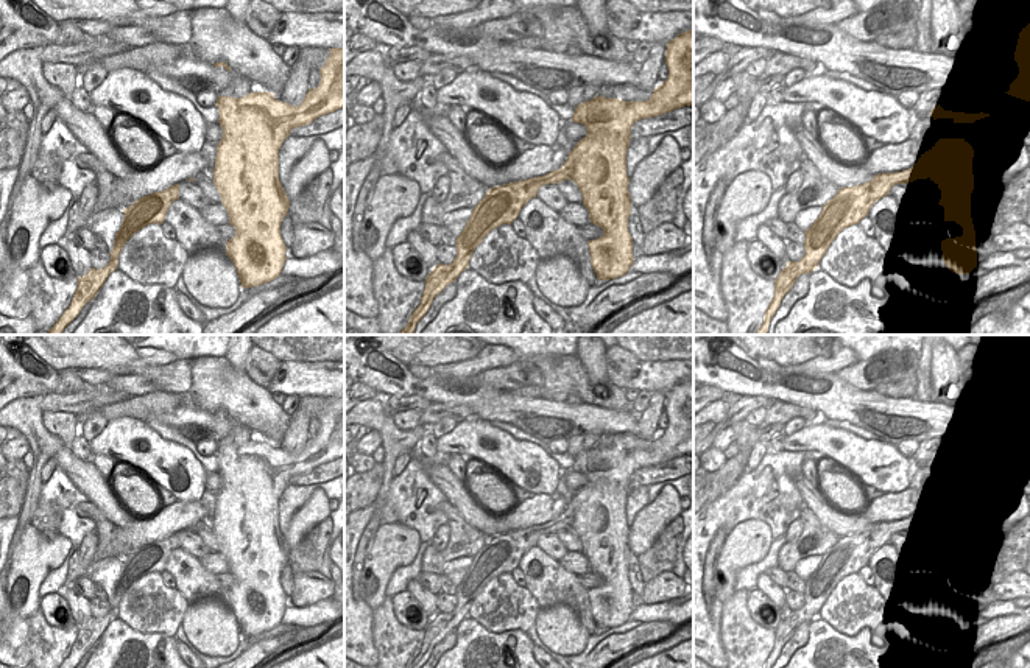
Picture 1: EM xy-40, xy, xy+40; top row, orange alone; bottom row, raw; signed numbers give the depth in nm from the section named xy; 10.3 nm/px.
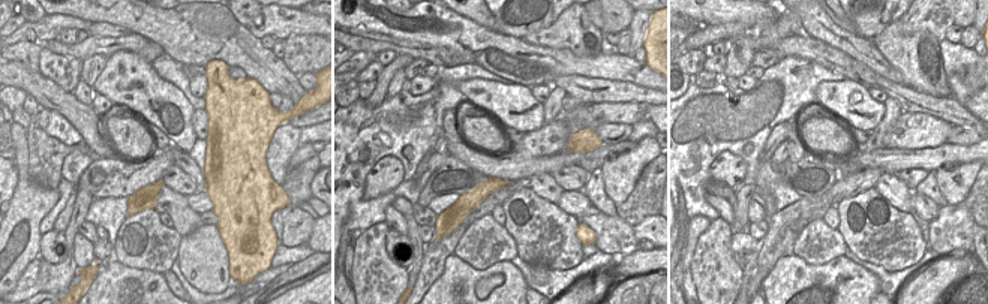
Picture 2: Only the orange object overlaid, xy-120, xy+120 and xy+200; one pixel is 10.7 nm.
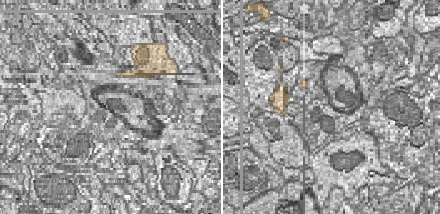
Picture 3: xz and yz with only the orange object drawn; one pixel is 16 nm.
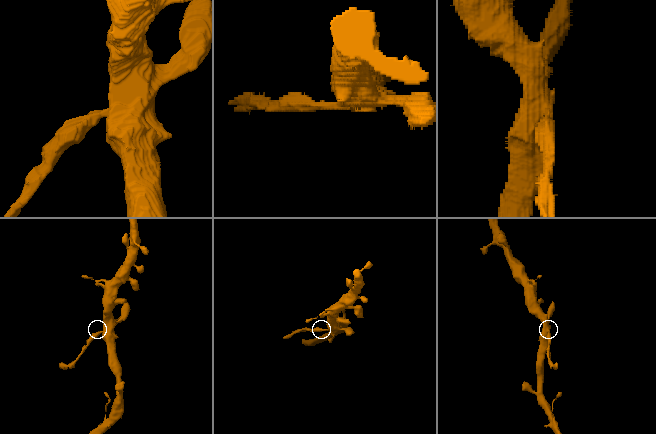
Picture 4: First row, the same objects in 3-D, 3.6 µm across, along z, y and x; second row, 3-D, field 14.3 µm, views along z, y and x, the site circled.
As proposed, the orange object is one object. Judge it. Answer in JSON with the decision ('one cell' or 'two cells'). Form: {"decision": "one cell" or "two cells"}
{"decision": "two cells"}

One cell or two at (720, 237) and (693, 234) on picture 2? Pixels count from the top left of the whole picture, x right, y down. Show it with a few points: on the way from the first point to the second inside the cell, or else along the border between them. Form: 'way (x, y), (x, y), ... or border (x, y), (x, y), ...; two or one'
border (712, 220), (699, 237), (688, 267); two

